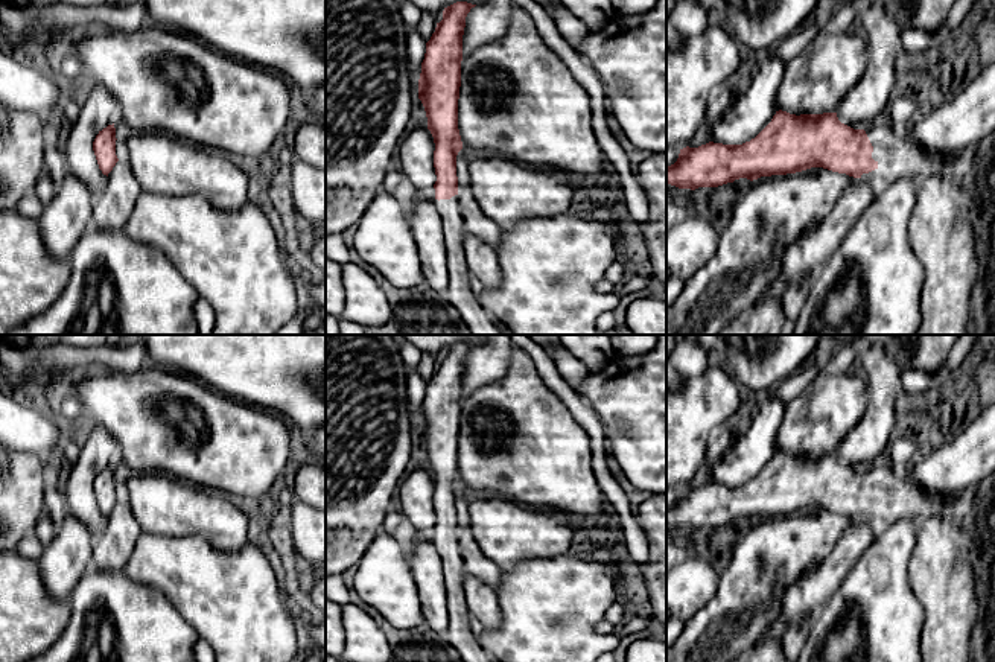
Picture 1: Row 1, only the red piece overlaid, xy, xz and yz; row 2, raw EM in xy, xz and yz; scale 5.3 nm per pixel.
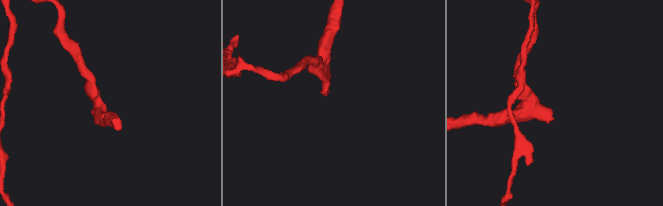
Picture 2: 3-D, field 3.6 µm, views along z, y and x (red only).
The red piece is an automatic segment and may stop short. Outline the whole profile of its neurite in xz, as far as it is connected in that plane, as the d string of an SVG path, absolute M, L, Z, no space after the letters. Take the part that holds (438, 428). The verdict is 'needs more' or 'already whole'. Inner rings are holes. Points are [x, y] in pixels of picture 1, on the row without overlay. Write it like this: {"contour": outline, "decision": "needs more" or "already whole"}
{"contour": "M456 342L443 352L443 361L426 384L418 420L428 470L435 484L434 508L437 522L428 533L441 562L449 627L444 641L456 648L463 662L494 662L470 630L470 612L464 597L466 568L459 548L456 496L463 490L458 470L458 440L461 428L463 376L466 358L476 345Z", "decision": "needs more"}

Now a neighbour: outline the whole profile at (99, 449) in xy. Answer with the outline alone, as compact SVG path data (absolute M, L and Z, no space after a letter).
M93 425L82 432L79 460L62 470L65 511L84 522L94 539L105 533L108 517L99 510L93 482L117 457L116 438L105 428Z

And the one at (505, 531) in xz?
M473 498L469 511L478 546L502 571L528 557L567 552L577 530L564 514L542 513L502 498Z

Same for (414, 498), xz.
M428 469L414 470L397 489L396 505L421 536L426 536L437 522L434 492L434 478Z

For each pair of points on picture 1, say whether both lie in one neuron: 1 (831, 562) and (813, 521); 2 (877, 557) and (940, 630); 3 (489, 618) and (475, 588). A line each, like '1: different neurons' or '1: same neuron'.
1: different neurons
2: different neurons
3: same neuron

